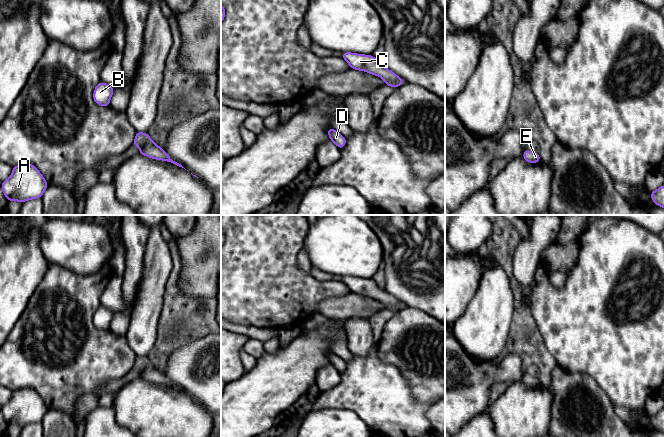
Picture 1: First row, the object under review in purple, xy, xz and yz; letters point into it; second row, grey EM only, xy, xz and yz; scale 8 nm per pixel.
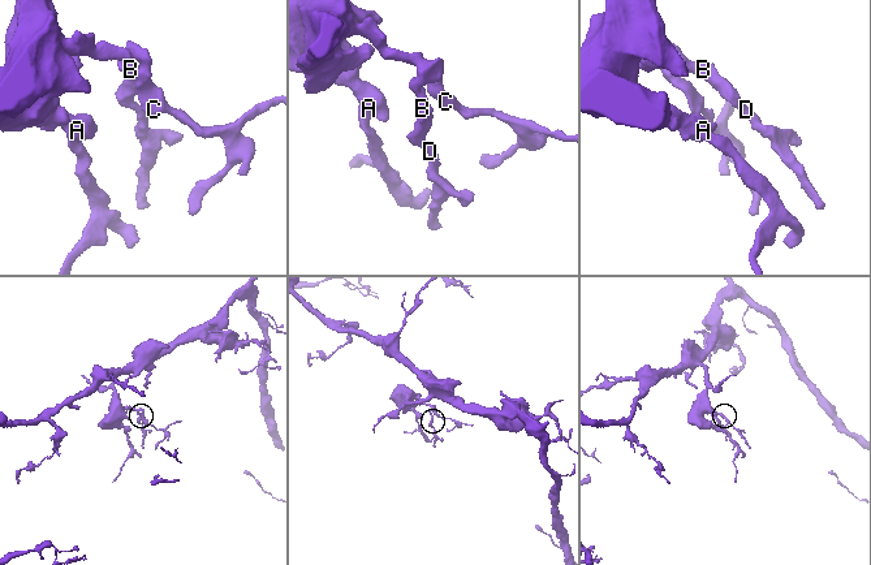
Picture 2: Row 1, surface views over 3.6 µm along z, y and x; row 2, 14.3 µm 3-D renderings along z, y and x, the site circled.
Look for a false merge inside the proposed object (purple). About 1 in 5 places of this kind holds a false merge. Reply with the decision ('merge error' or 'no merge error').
no merge error

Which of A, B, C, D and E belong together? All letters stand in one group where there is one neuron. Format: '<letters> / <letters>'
A B C D E

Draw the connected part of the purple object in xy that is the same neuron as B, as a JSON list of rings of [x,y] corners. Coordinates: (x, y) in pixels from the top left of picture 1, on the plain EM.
[[[100,305],[93,317],[95,327],[101,330],[110,330],[110,323],[114,314],[114,311]]]

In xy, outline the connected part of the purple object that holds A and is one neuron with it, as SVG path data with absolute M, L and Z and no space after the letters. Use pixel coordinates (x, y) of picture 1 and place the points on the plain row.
M31 387L13 390L11 400L2 406L1 413L8 425L21 427L41 422L48 407Z

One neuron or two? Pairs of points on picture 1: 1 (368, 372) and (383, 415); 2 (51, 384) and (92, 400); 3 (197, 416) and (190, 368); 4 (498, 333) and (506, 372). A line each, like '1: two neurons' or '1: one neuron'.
1: one neuron
2: two neurons
3: two neurons
4: two neurons

